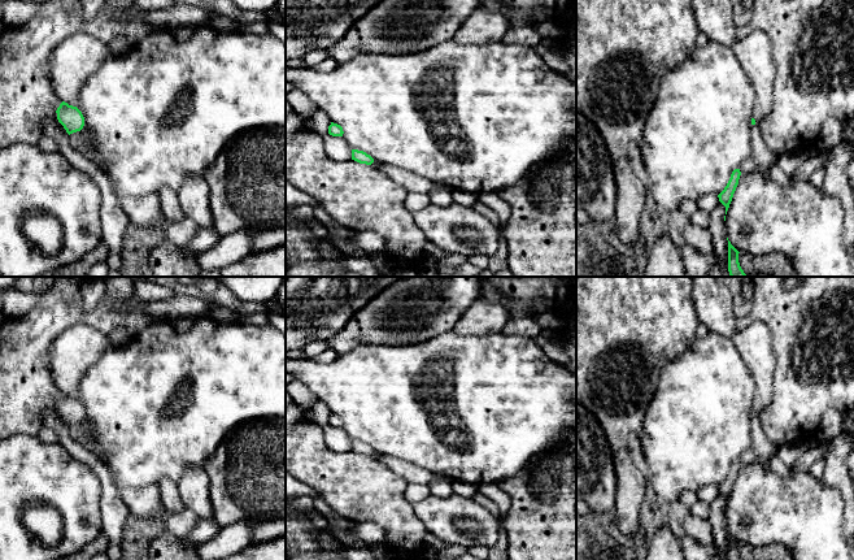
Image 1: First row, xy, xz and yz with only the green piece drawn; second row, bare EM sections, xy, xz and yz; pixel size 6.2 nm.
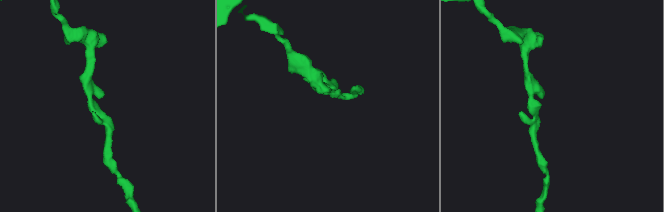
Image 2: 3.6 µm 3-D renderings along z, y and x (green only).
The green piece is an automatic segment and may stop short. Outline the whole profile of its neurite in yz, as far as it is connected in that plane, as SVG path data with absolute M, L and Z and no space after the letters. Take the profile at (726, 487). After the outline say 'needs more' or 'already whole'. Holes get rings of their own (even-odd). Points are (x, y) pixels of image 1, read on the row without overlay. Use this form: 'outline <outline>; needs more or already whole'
outline M735 460L731 465L731 469L727 474L727 477L724 478L724 481L718 486L719 492L726 498L726 505L727 502L729 499L729 495L732 492L733 485L736 482L736 478L738 476L738 470L740 470L741 463L740 460Z; already whole

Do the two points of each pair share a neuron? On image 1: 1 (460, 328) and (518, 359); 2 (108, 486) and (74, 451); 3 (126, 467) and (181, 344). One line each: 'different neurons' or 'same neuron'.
1: different neurons
2: same neuron
3: same neuron

